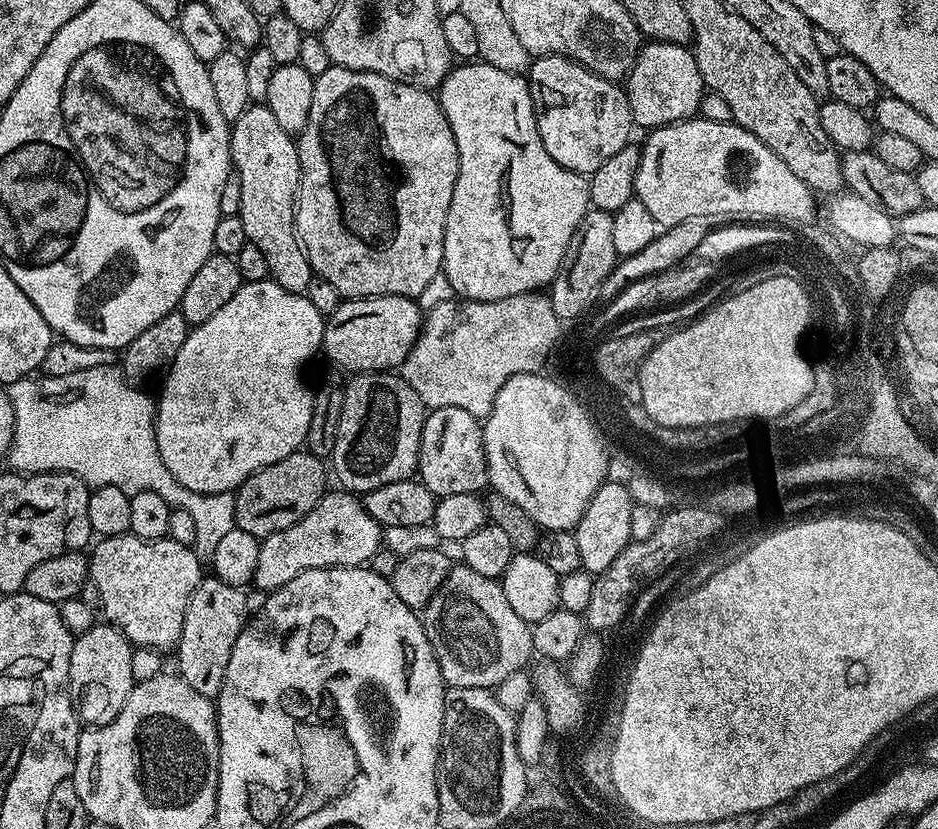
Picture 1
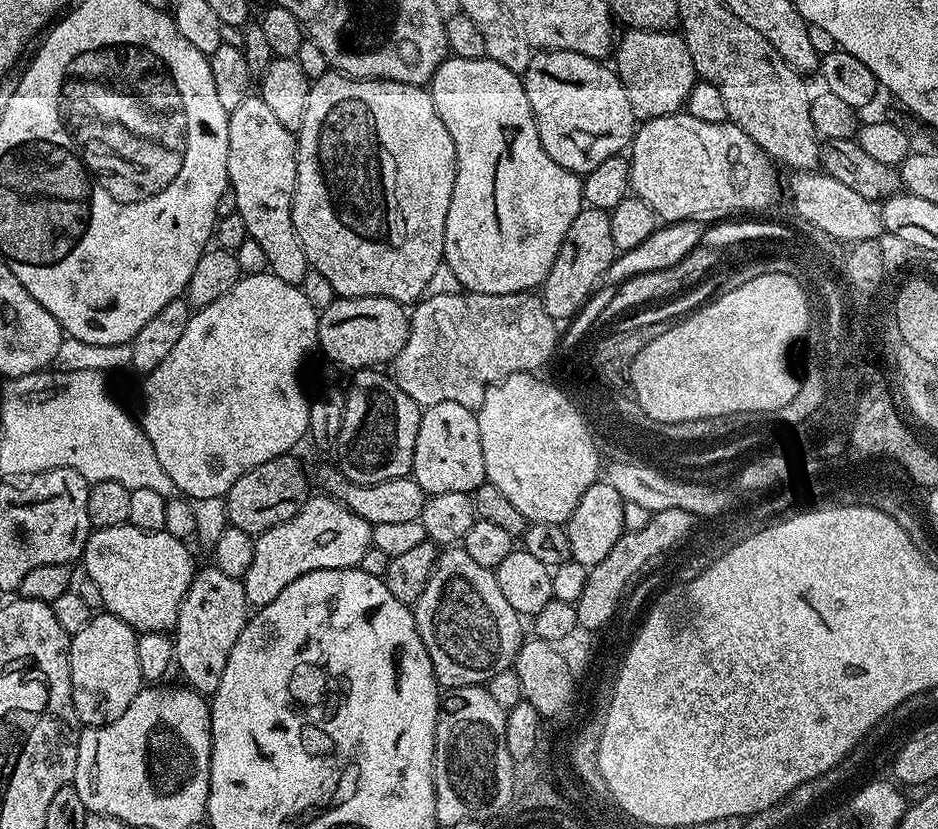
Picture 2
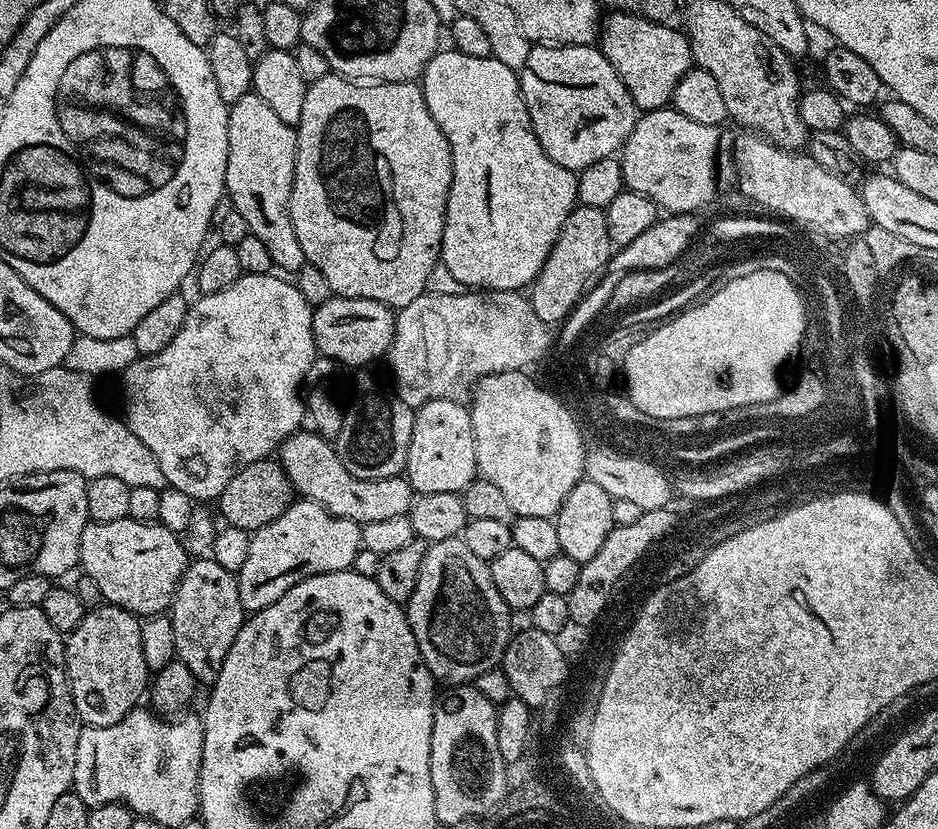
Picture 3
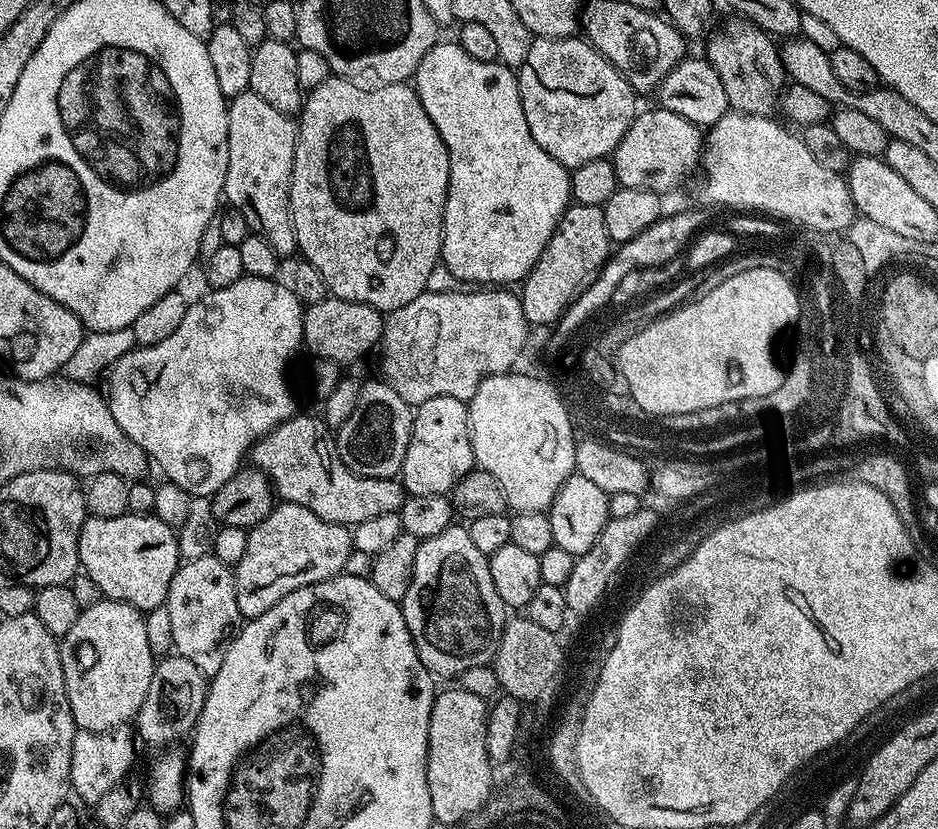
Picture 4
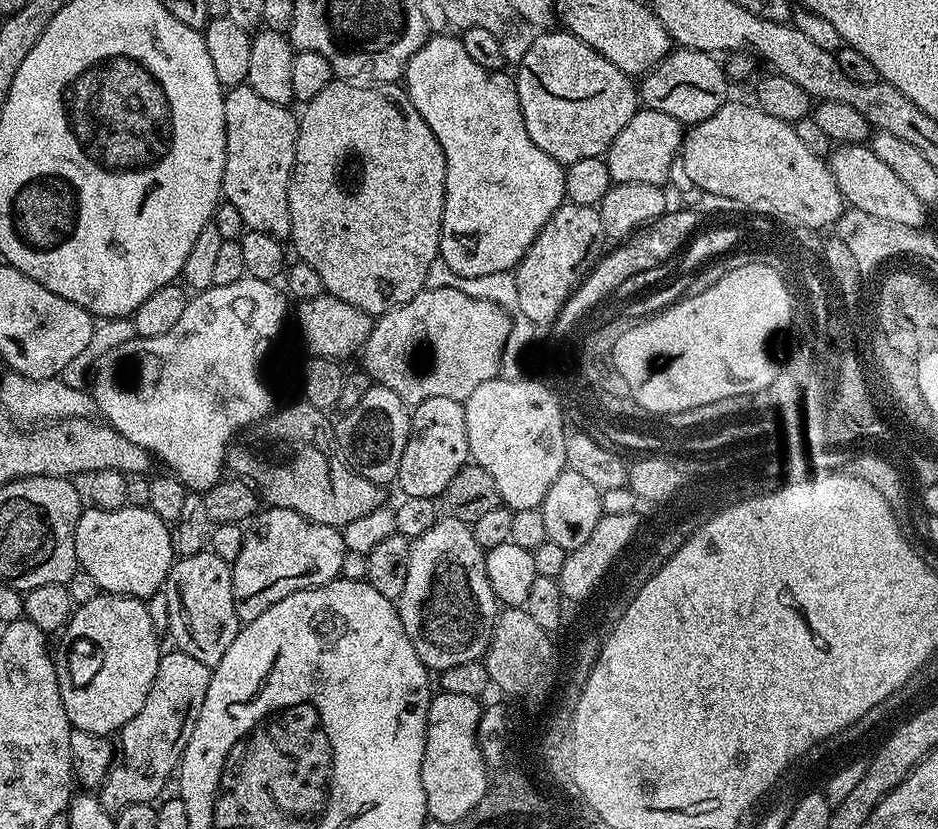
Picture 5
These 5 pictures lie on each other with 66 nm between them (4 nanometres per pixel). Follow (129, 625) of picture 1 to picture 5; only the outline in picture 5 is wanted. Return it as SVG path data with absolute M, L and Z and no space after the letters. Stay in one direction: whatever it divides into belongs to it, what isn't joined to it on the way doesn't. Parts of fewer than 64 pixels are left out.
M127 506L116 510L85 507L74 530L74 554L77 565L94 578L101 593L133 596L143 601L163 589L174 563L169 525L149 507Z

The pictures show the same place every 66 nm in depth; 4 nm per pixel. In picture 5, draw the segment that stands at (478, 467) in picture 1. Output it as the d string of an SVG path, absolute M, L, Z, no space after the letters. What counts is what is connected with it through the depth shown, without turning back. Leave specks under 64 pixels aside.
M426 398L426 402L411 409L410 415L410 434L406 450L402 450L395 483L400 484L404 496L443 497L446 486L450 486L450 478L454 478L454 474L470 460L464 405L454 398Z

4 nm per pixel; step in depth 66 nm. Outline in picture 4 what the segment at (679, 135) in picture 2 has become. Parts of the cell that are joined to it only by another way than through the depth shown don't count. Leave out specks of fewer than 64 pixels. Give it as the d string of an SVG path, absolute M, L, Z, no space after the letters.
M654 106L649 112L641 111L610 157L616 183L622 188L649 188L664 194L667 188L682 183L684 176L695 168L697 171L701 148L702 128L694 122L661 106Z

